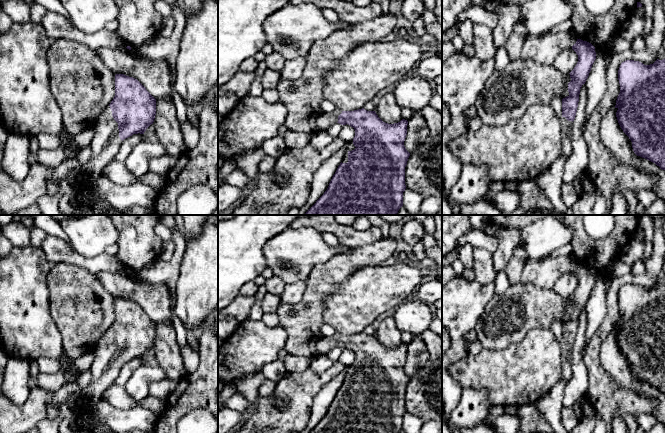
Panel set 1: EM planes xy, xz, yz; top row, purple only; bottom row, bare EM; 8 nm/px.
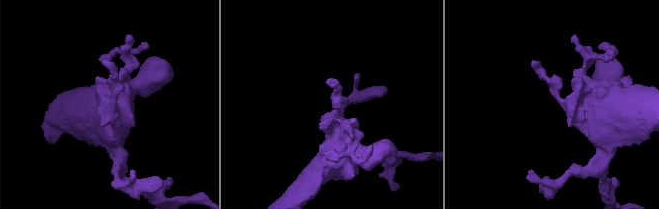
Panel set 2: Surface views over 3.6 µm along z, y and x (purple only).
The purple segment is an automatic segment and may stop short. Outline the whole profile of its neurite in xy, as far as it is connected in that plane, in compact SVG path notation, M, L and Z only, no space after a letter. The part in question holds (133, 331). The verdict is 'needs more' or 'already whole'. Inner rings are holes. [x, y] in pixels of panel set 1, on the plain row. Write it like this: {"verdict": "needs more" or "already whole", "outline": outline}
{"verdict": "needs more", "outline": "M124 298L115 299L115 320L91 349L94 354L90 372L91 381L82 390L80 400L76 403L83 413L91 413L94 405L102 399L103 393L112 385L124 363L133 358L144 358L153 348L156 339L156 323L135 302Z"}

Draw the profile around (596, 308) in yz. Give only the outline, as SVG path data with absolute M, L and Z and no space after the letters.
M596 273L596 283L592 289L589 300L585 306L587 311L587 327L586 327L586 344L584 347L584 354L595 331L601 325L606 312L606 295L610 287L612 277L610 275L603 275Z

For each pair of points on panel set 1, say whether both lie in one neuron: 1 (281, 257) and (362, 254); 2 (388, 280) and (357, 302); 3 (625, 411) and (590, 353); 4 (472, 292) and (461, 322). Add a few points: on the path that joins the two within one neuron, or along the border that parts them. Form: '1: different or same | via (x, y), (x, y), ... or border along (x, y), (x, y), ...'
1: different | border along (351, 248), (346, 252), (334, 254), (313, 268)
2: same | via (380, 288), (370, 291), (365, 295)
3: same | via (613, 397), (600, 384), (594, 367)
4: same | via (467, 299), (461, 305), (461, 315)

